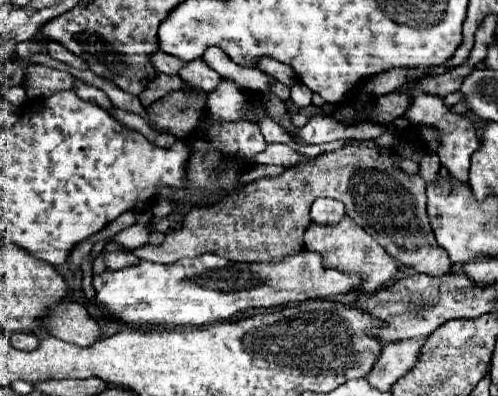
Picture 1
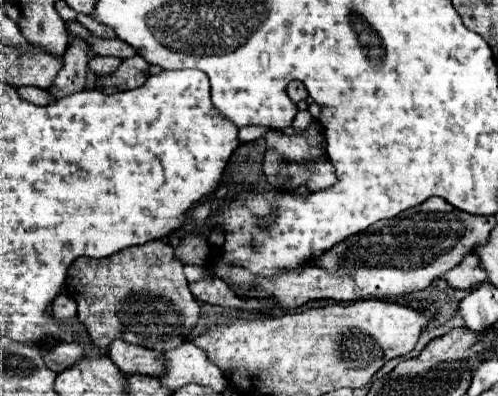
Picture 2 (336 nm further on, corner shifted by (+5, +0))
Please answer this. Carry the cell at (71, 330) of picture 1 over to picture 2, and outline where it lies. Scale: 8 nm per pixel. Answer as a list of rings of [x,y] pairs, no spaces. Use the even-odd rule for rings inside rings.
[[[121,339],[113,341],[113,347],[109,347],[107,355],[125,375],[141,373],[161,377],[165,373],[165,353],[137,347]]]

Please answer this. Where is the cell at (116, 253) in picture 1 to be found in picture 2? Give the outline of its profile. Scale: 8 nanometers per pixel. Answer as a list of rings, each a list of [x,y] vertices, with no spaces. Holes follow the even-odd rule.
[[[147,241],[145,245],[129,247],[103,259],[79,257],[67,271],[65,293],[77,303],[77,319],[87,327],[93,347],[101,355],[107,355],[107,349],[115,339],[155,351],[175,349],[193,331],[201,313],[197,299],[191,295],[187,287],[181,261],[173,257],[173,247],[163,241]]]

